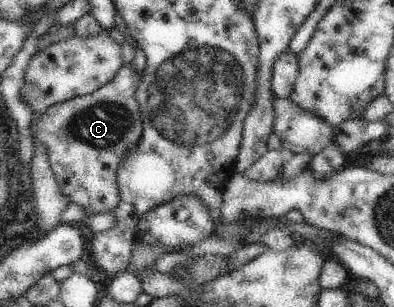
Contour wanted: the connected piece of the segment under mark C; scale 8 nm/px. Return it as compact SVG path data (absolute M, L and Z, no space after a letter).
M132 63L124 65L116 77L100 87L92 94L66 99L62 103L56 103L38 121L34 121L34 129L30 129L33 141L38 141L46 147L44 155L48 159L50 169L62 187L62 193L69 203L78 203L82 209L86 209L86 218L94 213L106 213L114 211L120 203L118 181L118 169L122 163L122 155L130 149L134 149L140 143L142 137L142 115L140 115L140 105L136 98L136 89L142 81L142 72L136 72Z

